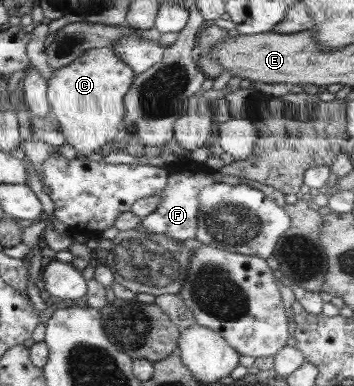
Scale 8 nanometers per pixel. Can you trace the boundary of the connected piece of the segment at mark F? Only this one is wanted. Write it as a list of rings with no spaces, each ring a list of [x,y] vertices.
[[[181,157],[173,164],[163,167],[168,176],[166,187],[161,191],[158,205],[154,211],[141,220],[140,227],[147,229],[148,233],[156,233],[157,236],[168,236],[178,241],[194,239],[198,231],[199,191],[207,185],[217,181],[212,178],[213,171],[206,165],[196,164],[192,161],[184,161]]]

